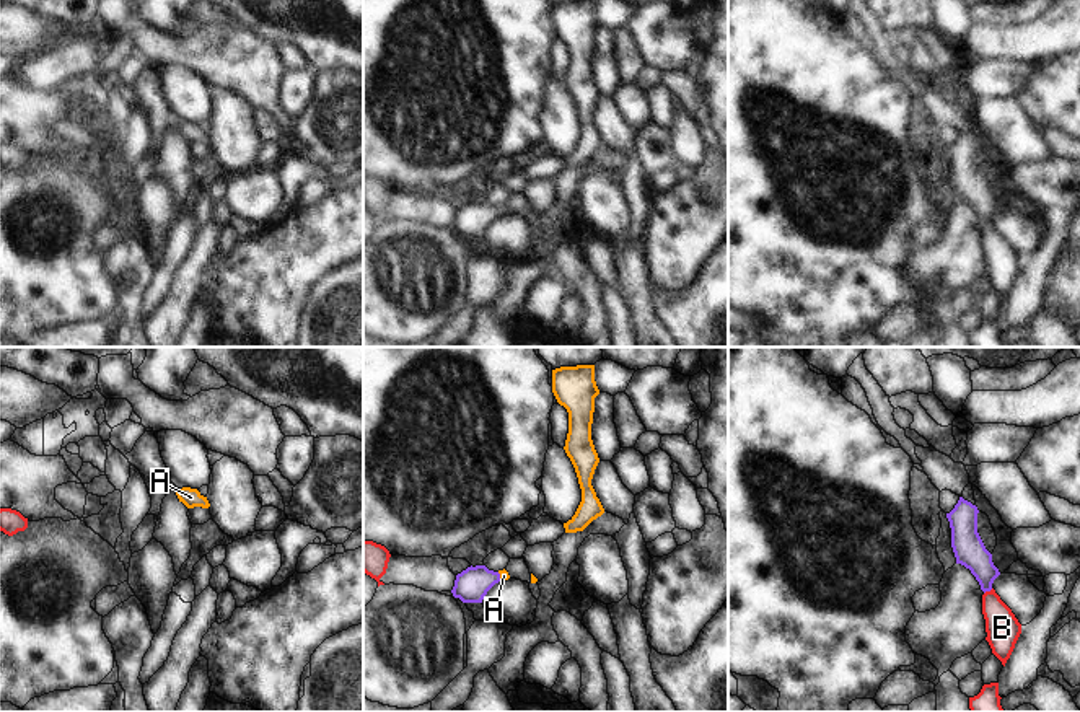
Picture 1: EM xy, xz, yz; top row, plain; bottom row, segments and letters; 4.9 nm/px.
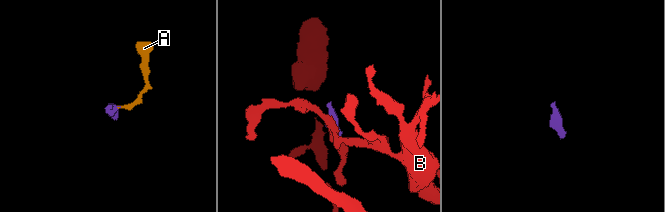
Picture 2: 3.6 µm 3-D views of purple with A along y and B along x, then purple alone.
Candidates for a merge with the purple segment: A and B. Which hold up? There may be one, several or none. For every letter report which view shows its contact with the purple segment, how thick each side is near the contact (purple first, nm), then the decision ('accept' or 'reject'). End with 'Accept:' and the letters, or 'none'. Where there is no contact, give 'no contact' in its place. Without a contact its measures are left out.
A: xz | 170/50 nm | accept
B: yz | 160/170 nm | accept
Accept: A, B

